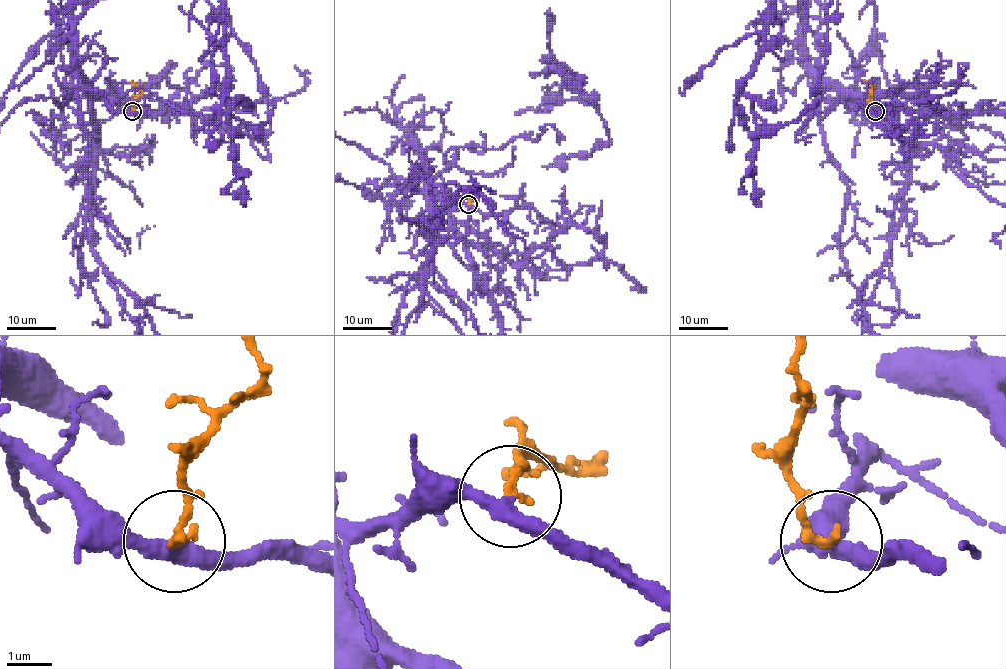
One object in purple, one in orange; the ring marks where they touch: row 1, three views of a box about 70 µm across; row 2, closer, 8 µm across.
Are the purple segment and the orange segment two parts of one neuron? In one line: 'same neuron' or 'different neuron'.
same neuron

